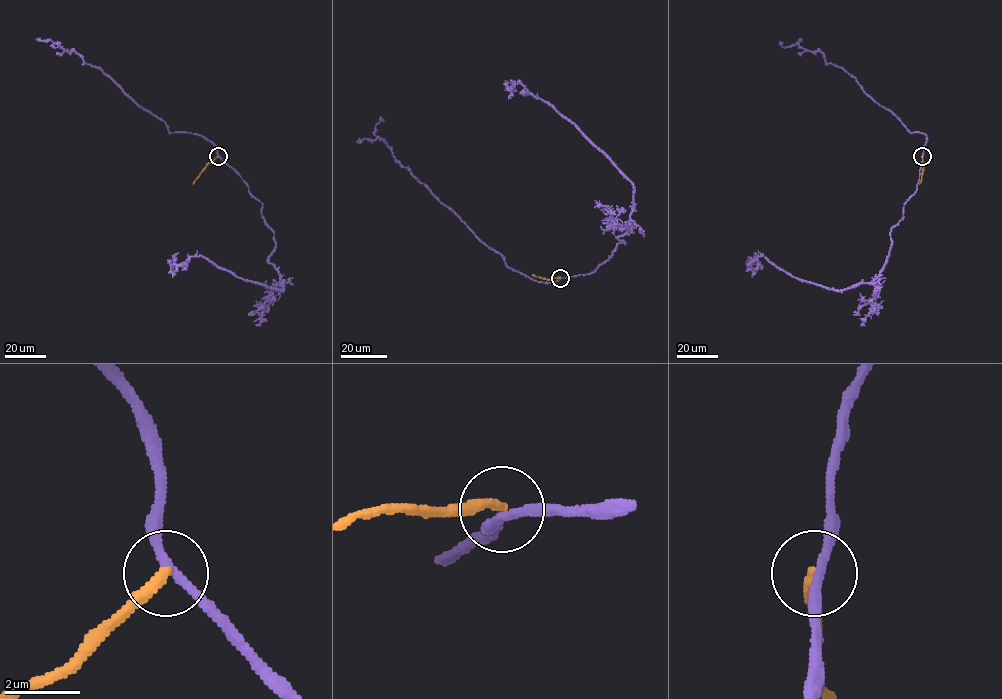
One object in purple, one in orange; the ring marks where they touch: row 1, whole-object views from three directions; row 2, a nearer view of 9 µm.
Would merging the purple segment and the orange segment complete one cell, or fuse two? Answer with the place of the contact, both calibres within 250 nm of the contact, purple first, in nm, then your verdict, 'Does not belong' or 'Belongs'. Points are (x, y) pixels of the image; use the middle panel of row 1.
Place: (560, 278). Thickness 240 nm (purple) against 280 nm. Does not belong

